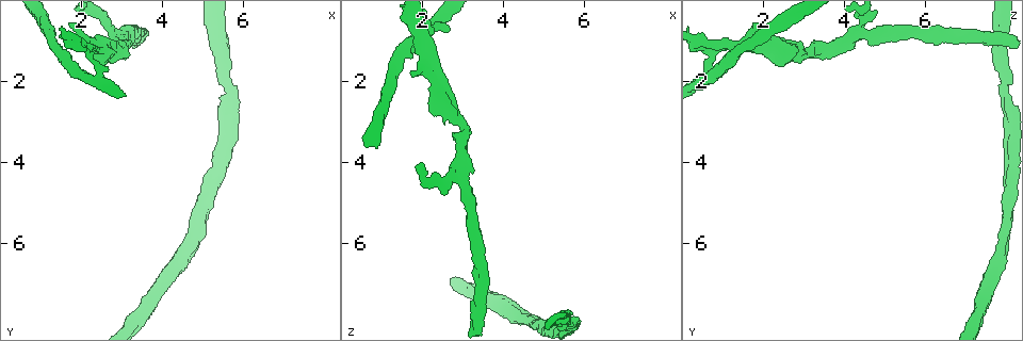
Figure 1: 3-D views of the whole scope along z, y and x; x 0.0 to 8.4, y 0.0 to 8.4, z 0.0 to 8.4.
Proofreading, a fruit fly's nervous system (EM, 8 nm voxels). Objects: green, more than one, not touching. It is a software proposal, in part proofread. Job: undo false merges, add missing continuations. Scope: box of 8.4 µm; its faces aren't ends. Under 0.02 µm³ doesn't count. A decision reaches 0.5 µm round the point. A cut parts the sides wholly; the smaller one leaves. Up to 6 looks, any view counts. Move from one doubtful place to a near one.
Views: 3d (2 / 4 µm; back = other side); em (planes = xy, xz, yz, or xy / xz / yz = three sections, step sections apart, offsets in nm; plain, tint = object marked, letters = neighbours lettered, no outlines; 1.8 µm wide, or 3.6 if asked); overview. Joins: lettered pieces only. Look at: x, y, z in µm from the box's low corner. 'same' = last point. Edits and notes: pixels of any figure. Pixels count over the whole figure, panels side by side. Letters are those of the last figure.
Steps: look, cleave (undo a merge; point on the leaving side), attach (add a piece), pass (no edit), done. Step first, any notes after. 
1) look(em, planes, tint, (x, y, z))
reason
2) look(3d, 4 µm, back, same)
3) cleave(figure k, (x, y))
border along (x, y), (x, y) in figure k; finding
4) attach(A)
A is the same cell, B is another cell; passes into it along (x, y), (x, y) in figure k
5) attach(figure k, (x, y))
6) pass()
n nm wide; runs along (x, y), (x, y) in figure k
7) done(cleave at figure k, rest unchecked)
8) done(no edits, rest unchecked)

look(3d, 2 µm, (5.45, 0.90, 7.85))

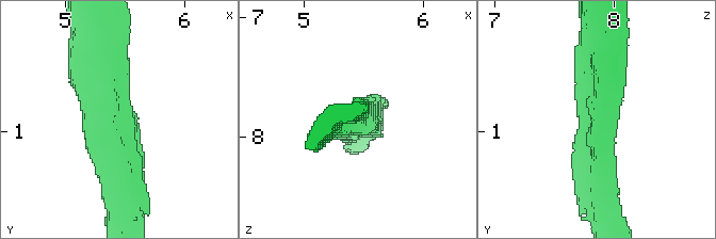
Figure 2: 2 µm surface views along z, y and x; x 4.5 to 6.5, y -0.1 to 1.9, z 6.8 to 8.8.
look(em, planes, plain, (5.40, 0.90, 7.84))

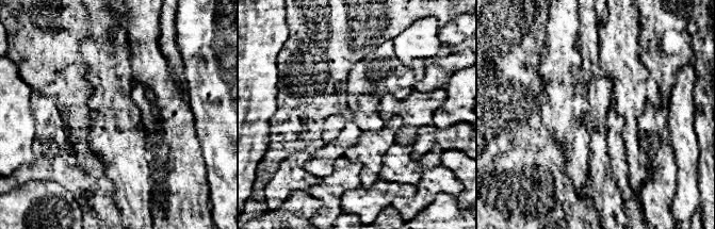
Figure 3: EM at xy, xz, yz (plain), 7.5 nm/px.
look(em, planes, letters, same)
see the neighbours

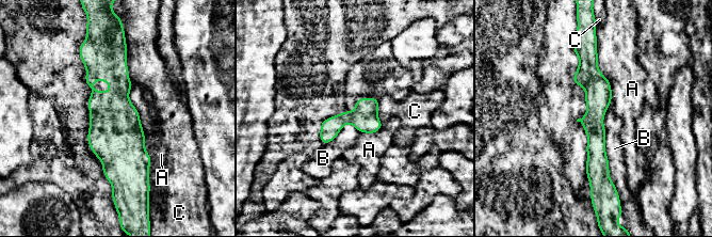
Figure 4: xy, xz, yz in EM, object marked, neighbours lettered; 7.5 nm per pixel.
pass()
A, B and C are other cells; 3 arms; border along (611, 100), (604, 151), (616, 188) in figure 4; continuous, no second cell

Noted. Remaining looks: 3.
look(em, planes, letters, (1.80, 0.50, 1.75))
free end

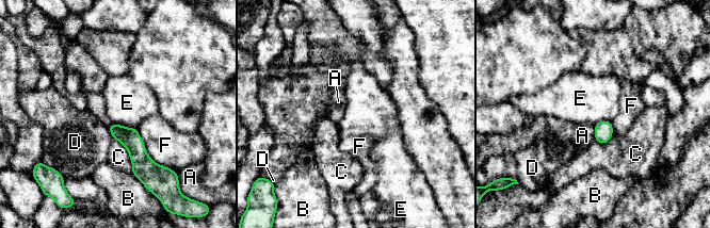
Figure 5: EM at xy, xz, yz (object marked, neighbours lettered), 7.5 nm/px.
pass()
A, B, C, D, E and F are other cells; no lettered piece goes on from it

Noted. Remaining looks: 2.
look(3d, 2 µm, (2.35, 1.85, 0.60))
sharp bend

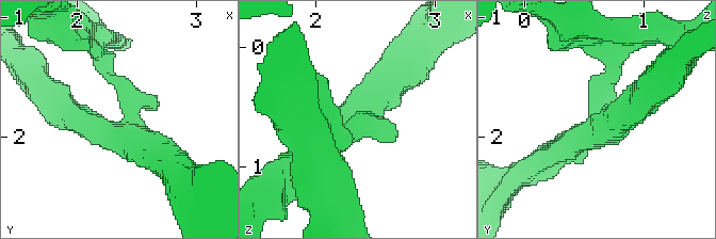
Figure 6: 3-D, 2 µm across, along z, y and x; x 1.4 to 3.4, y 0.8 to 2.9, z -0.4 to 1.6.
look(em, planes, letters, (2.36, 1.88, 0.60))
3 arms; arms of 170, 260, 260 nm; need the tissue

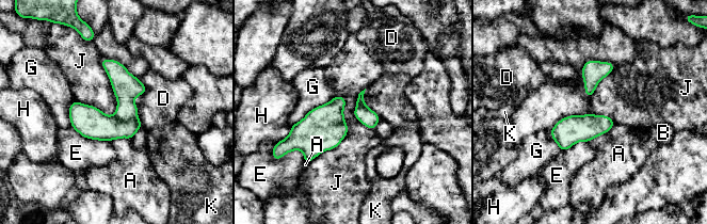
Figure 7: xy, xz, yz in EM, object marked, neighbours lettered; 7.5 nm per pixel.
cleave(figure 7, (96, 125))
A, B, D, E, G, H, J and K are other cells; border along (114, 114), (134, 120), (140, 127) in figure 7; two cells meet here

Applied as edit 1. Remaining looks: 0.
done(cleave at figure 7, rest unchecked)

